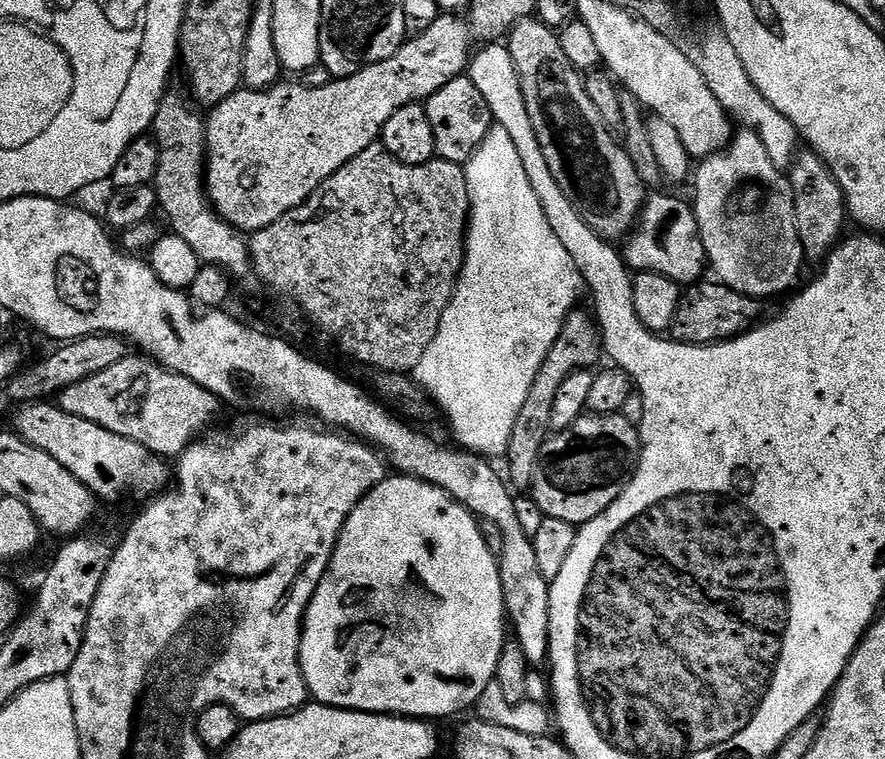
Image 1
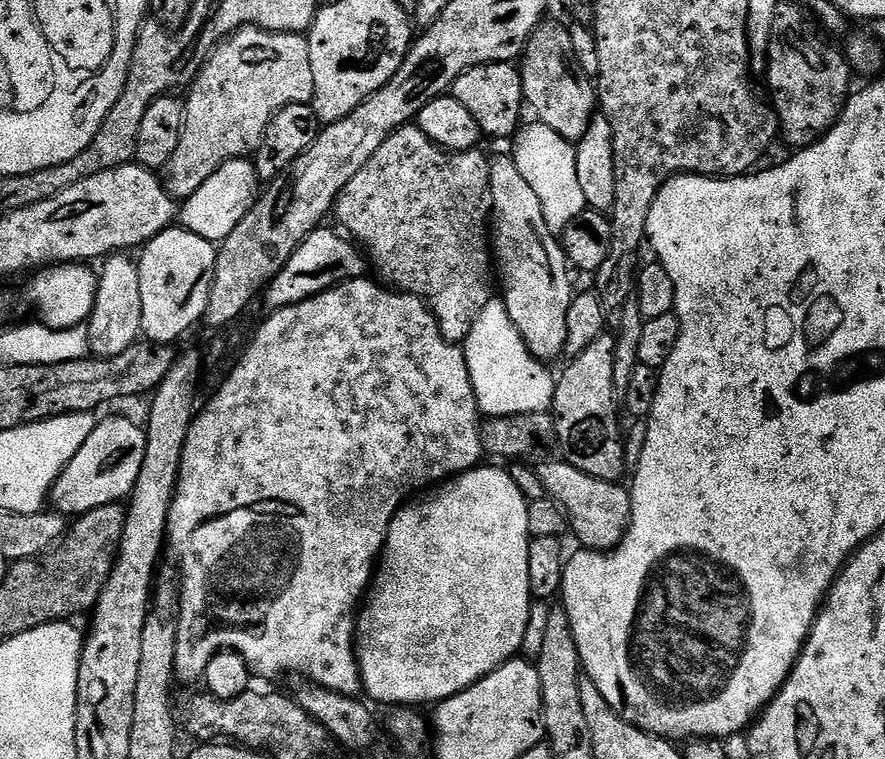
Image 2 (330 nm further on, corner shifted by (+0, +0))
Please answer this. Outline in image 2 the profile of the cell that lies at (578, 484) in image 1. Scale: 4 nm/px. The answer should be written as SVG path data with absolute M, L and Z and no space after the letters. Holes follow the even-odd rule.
M605 334L594 338L594 342L590 342L590 346L586 346L586 350L582 350L582 354L571 357L567 361L568 365L565 366L564 373L559 373L550 409L550 415L556 422L556 433L560 439L560 452L563 459L594 478L613 482L619 481L620 475L626 472L622 424L620 428L620 416L616 413L618 393L614 386L615 349L615 335Z

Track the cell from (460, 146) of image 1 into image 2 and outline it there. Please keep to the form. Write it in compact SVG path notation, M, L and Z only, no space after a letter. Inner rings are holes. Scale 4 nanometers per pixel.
M515 63L483 64L468 68L453 82L450 94L470 110L474 122L478 122L485 137L493 136L496 140L515 137L521 127L520 115L526 112L524 87L519 67Z

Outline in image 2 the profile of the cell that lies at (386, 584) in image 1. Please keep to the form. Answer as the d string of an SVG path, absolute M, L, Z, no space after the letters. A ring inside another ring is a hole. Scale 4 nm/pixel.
M484 467L471 468L468 472L462 472L450 480L443 481L433 491L437 492L429 500L409 499L404 507L396 511L396 516L390 522L384 550L378 557L371 585L356 617L354 637L356 660L360 663L360 682L366 696L368 692L369 701L377 700L380 704L396 704L392 706L435 705L441 700L466 690L471 684L477 684L482 677L488 676L495 668L501 668L507 660L513 659L519 653L516 651L523 646L524 639L528 636L528 623L532 620L532 607L534 607L530 590L530 550L528 549L529 500L523 496L508 470Z

